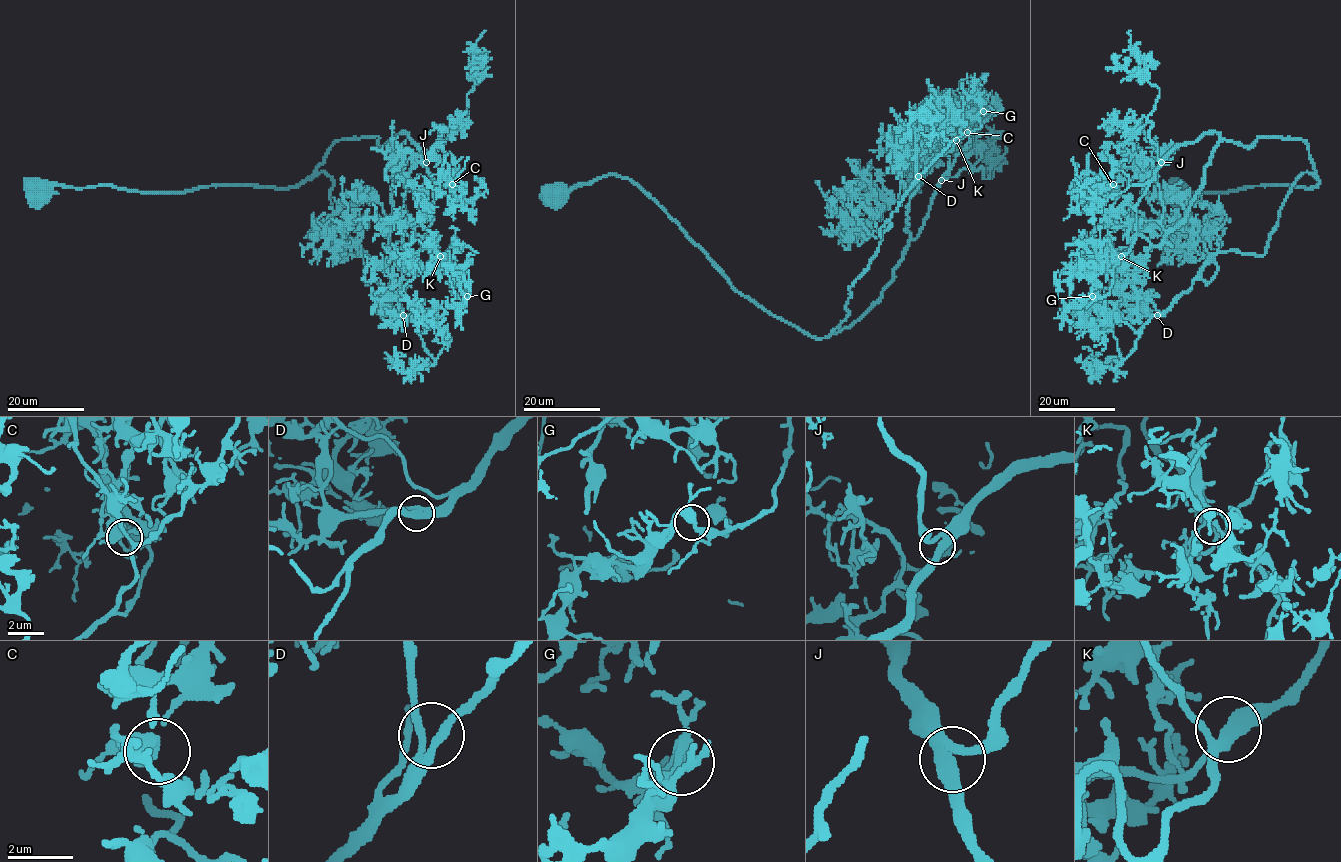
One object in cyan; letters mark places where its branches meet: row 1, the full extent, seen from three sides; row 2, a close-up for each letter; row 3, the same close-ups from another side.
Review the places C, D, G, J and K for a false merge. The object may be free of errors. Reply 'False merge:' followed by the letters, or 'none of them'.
False merge: none of them

